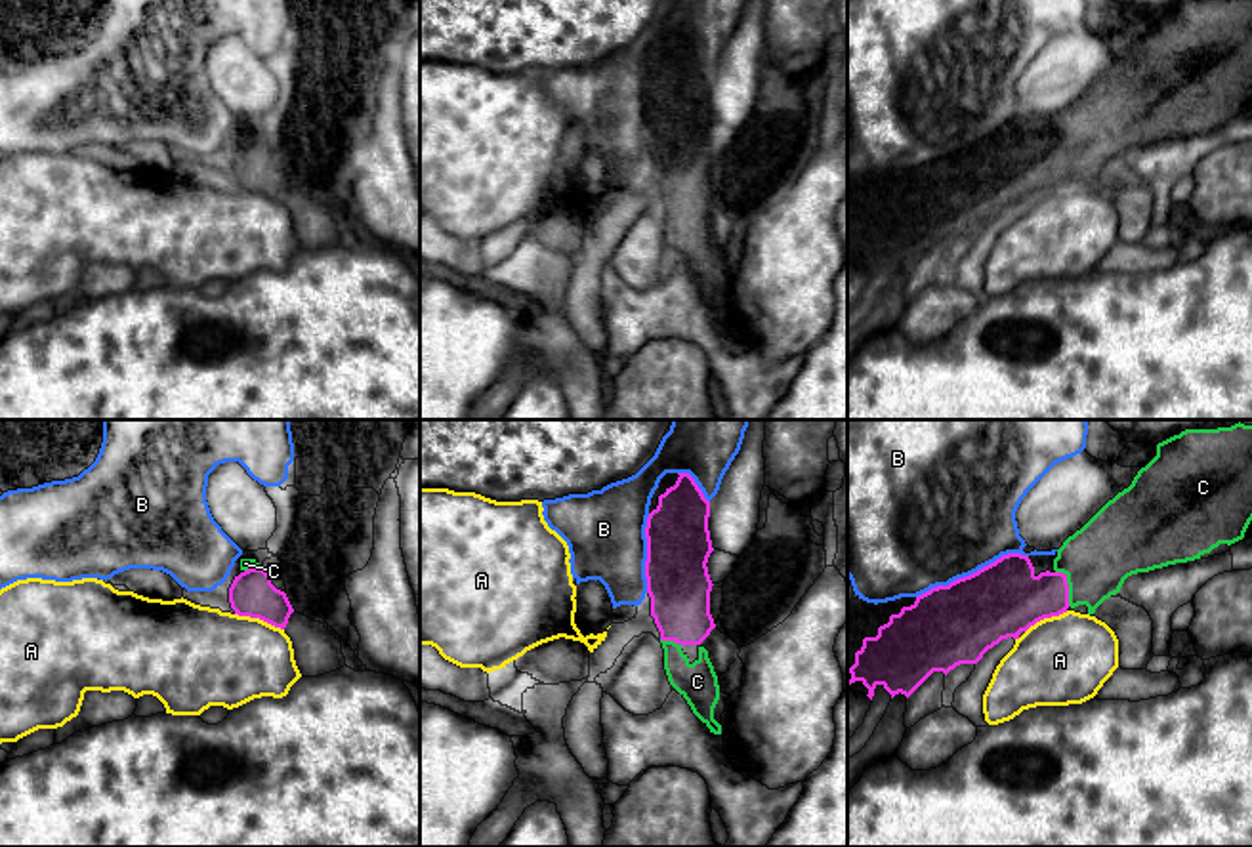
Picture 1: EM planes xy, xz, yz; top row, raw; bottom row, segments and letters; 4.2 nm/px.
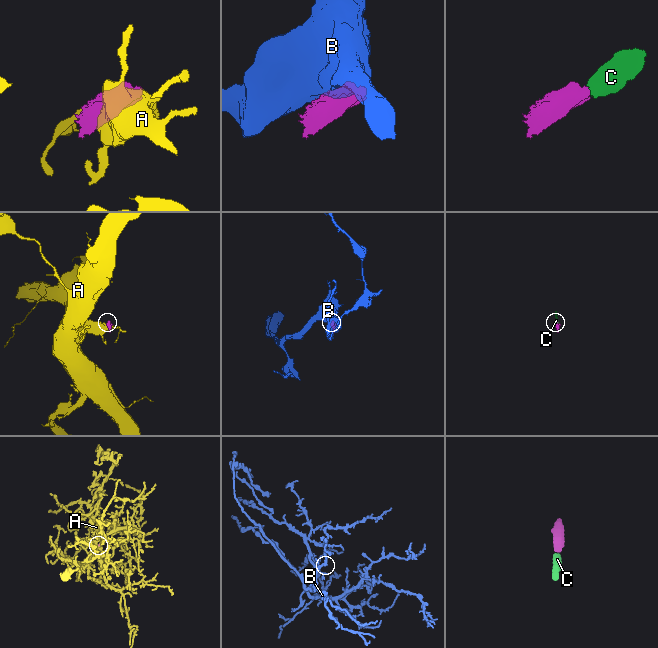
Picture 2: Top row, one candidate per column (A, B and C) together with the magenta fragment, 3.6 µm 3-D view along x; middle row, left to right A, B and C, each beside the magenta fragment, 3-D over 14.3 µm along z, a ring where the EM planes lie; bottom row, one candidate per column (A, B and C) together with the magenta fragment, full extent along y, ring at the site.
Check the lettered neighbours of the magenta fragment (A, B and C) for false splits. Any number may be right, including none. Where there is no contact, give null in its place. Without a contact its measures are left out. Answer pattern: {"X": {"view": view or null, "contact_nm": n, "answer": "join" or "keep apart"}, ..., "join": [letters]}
{"A": {"view": "xy", "contact_nm": 220, "answer": "keep apart"}, "B": {"view": "yz", "contact_nm": 500, "answer": "keep apart"}, "C": {"view": "yz", "contact_nm": 170, "answer": "join"}, "join": ["C"]}

